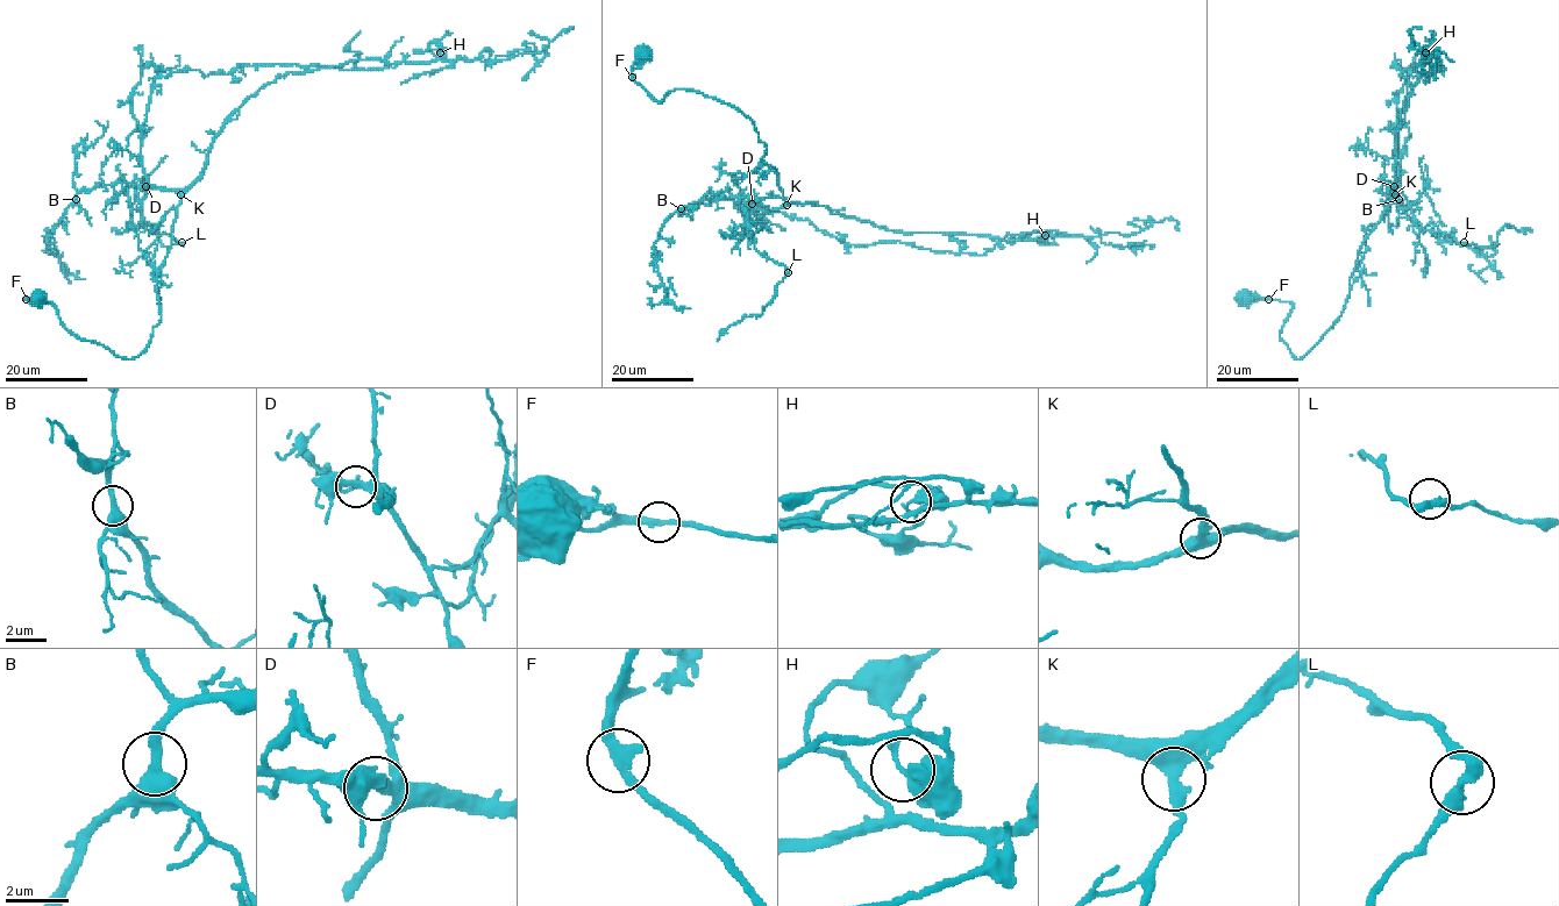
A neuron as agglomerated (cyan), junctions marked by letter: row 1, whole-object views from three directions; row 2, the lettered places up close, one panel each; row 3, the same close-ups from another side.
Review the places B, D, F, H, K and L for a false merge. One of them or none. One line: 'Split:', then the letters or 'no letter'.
Split: no letter

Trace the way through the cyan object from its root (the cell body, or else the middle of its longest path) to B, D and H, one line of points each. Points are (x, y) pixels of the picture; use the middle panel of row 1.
B: (643, 52), (632, 77), (659, 101), (695, 91), (753, 122), (787, 200), (764, 211), (733, 197), (681, 208)
D: (643, 52), (632, 77), (659, 101), (676, 90), (695, 91), (753, 122), (787, 204), (764, 211), (752, 204)
H: (643, 52), (632, 77), (659, 101), (695, 91), (753, 122), (788, 204), (895, 232), (1045, 235)

